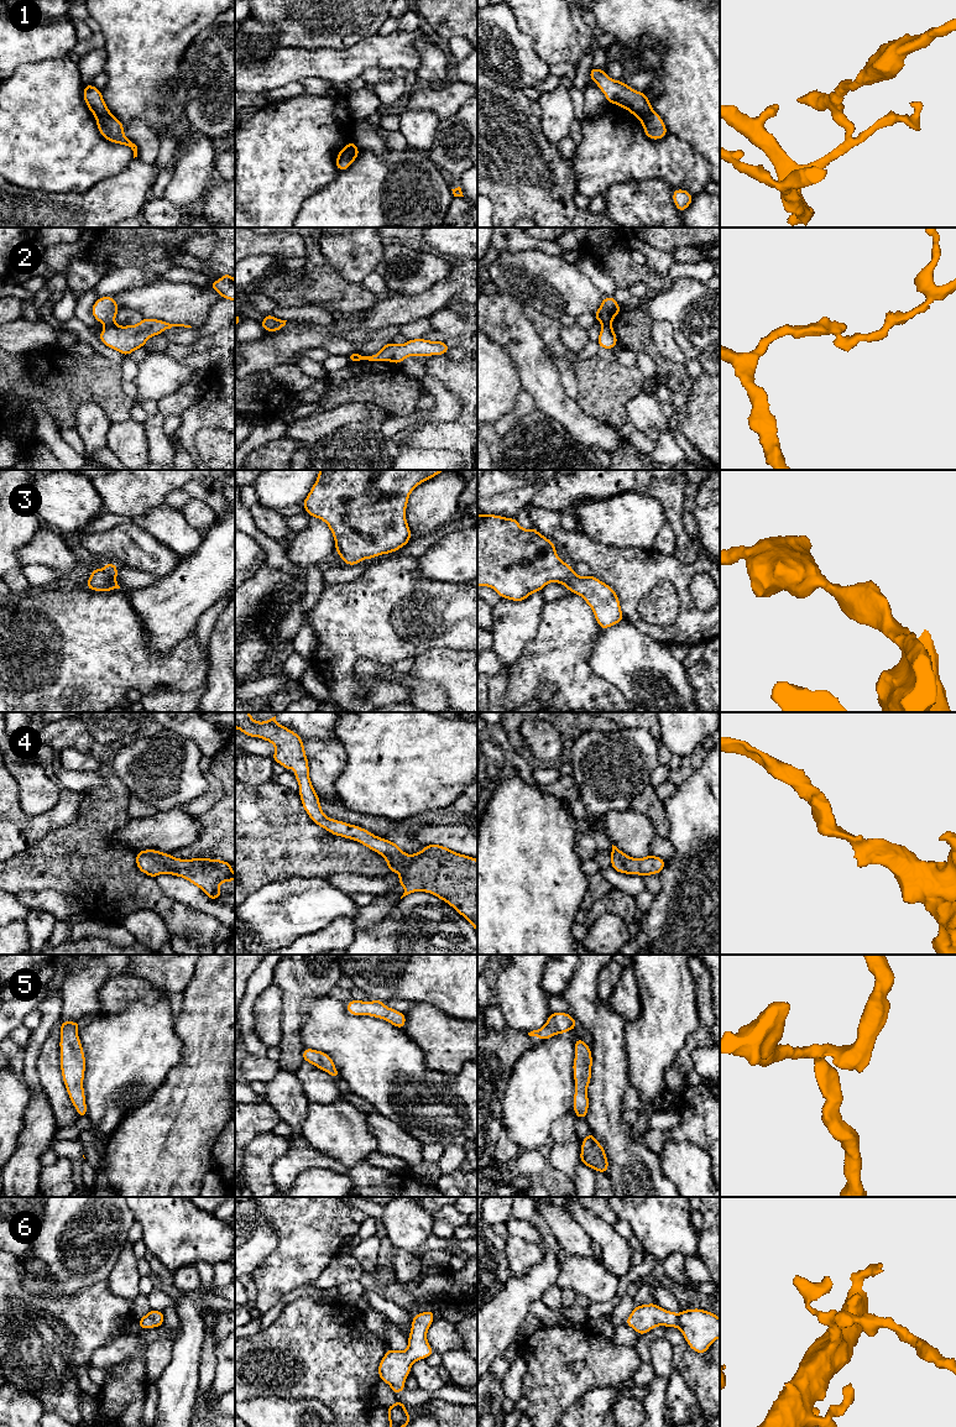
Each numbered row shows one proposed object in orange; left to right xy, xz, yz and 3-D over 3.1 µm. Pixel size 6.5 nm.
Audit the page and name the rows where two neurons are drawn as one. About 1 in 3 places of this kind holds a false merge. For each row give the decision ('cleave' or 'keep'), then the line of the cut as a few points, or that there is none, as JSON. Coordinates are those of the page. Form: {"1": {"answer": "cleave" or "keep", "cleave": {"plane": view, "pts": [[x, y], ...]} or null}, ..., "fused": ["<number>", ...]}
{"1": {"answer": "cleave", "cleave": {"plane": "xz", "pts": [[359, 151], [344, 153], [337, 161]]}}, "2": {"answer": "cleave", "cleave": {"plane": "xy", "pts": [[114, 323], [106, 327]]}}, "3": {"answer": "keep", "cleave": null}, "4": {"answer": "keep", "cleave": null}, "5": {"answer": "keep", "cleave": null}, "6": {"answer": "keep", "cleave": null}, "fused": ["1", "2"]}

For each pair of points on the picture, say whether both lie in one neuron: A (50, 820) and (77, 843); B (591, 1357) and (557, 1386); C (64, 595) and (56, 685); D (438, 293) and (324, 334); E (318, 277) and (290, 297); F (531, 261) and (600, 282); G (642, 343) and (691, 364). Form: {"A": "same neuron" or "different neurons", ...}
{"A": "different neurons", "B": "same neuron", "C": "same neuron", "D": "same neuron", "E": "same neuron", "F": "different neurons", "G": "different neurons"}

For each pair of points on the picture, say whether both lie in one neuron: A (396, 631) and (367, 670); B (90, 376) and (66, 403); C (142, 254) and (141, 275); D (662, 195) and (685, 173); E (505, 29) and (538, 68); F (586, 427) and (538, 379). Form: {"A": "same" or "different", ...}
{"A": "different", "B": "same", "C": "different", "D": "different", "E": "same", "F": "same"}

